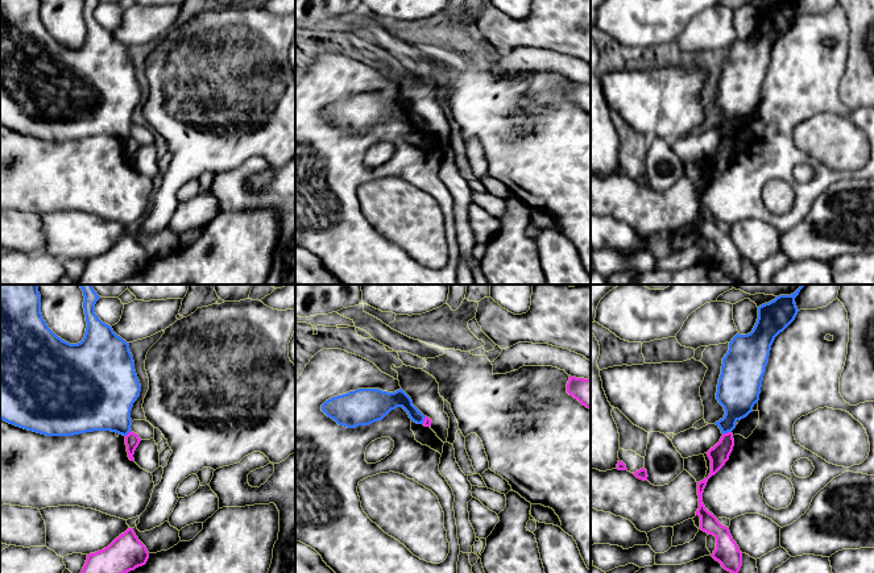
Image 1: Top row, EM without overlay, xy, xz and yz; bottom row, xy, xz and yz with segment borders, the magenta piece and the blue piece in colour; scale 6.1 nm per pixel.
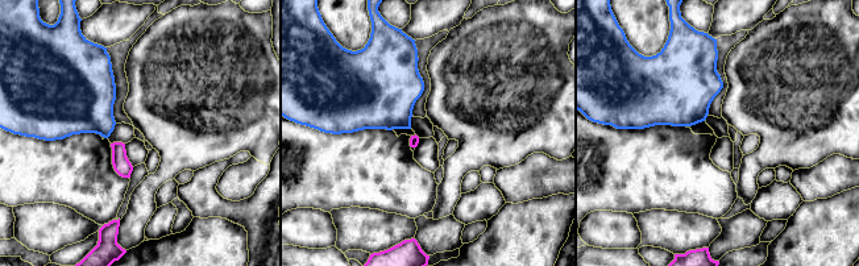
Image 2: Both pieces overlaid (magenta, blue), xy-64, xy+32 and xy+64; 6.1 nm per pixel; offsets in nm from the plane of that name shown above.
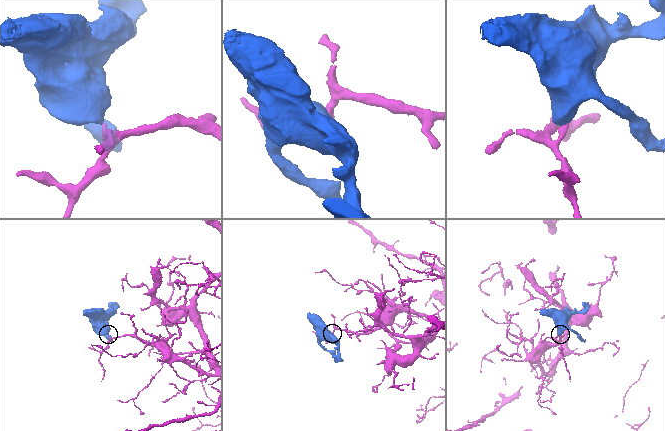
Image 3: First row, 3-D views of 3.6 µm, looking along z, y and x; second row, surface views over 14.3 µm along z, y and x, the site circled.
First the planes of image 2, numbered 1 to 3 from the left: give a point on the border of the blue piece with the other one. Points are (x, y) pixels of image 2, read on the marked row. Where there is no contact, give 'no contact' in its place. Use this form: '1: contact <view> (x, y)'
1: no contact
2: no contact
3: no contact

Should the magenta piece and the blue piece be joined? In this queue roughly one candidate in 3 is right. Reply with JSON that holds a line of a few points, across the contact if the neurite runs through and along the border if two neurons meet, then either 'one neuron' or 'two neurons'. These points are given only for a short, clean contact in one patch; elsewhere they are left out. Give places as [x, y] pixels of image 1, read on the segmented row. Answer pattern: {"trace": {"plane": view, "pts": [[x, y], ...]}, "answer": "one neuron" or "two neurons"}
{"trace": {"plane": "yz", "pts": [[730, 431], [723, 435]]}, "answer": "two neurons"}

